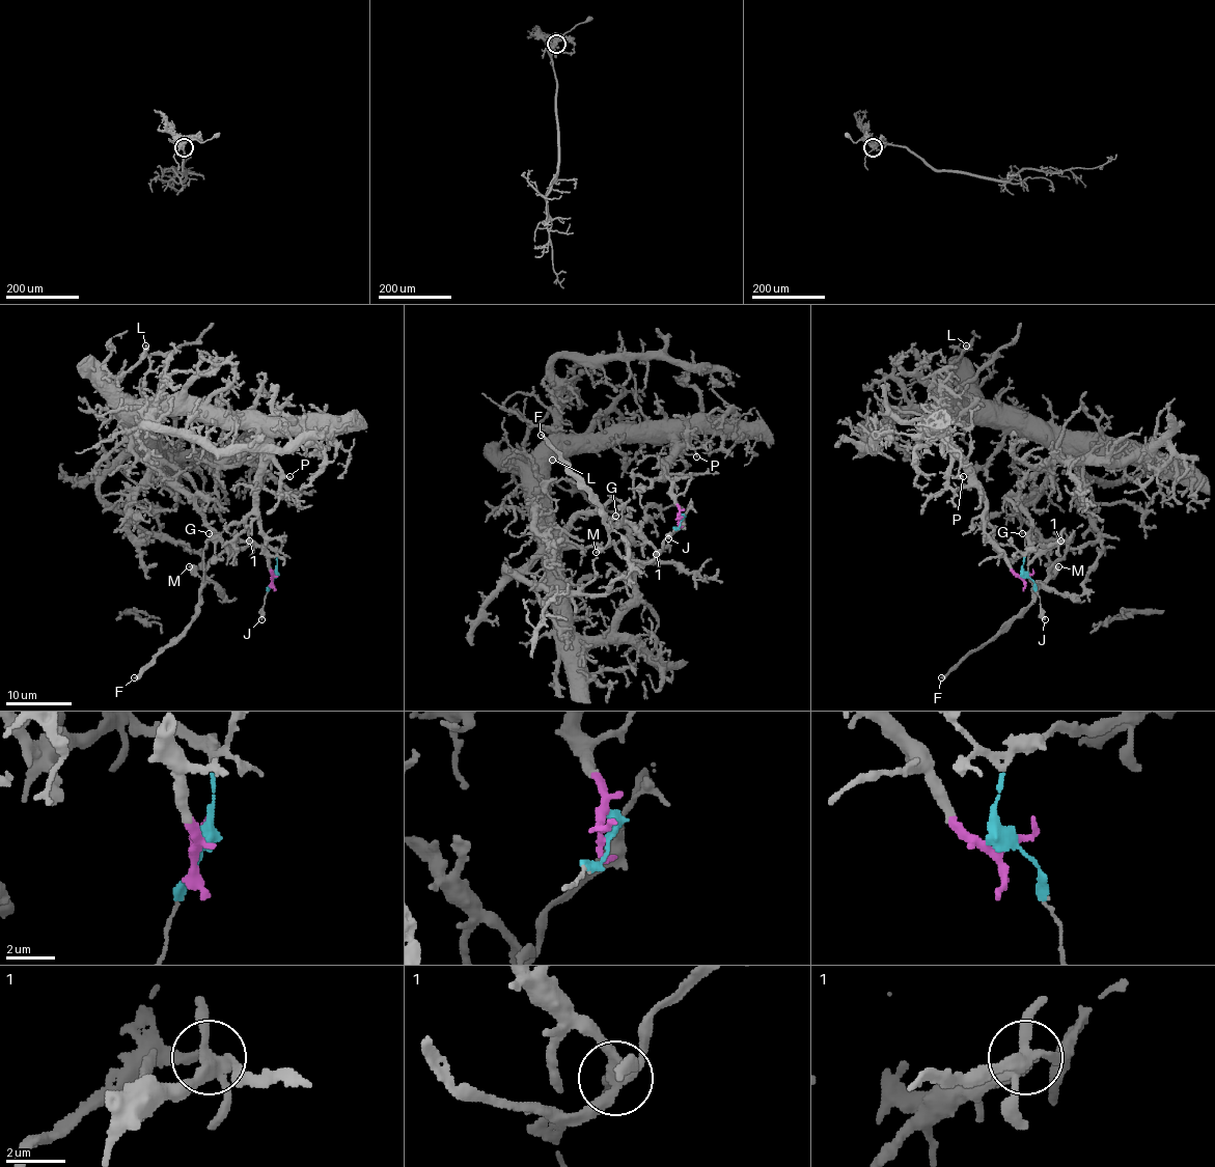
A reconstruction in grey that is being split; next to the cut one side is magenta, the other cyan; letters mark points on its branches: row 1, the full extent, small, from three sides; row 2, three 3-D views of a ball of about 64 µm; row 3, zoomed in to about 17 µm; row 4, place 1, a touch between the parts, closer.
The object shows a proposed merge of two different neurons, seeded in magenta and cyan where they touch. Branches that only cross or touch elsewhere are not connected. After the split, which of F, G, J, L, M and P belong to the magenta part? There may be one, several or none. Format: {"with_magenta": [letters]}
{"with_magenta": ["G", "L", "P"]}

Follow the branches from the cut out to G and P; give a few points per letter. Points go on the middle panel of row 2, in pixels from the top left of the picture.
G: (680, 521), (665, 476), (670, 441), (613, 439), (552, 461), (557, 545), (580, 515), (619, 524), (616, 516)
P: (680, 521), (673, 484), (665, 478), (665, 462), (679, 448), (690, 444), (696, 456)

